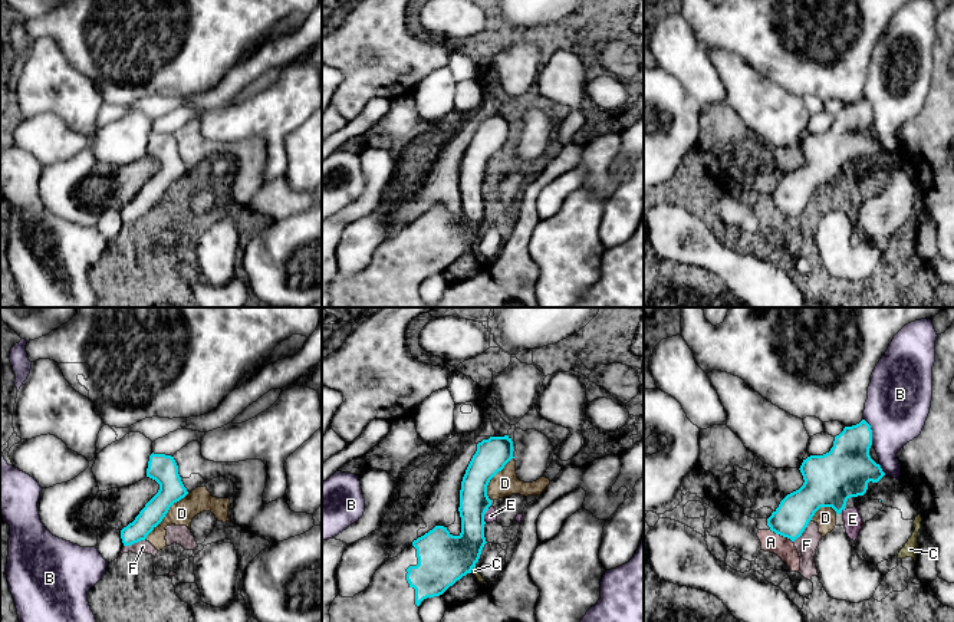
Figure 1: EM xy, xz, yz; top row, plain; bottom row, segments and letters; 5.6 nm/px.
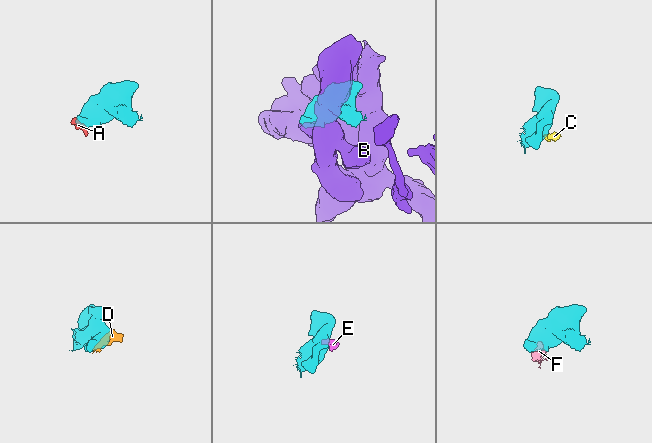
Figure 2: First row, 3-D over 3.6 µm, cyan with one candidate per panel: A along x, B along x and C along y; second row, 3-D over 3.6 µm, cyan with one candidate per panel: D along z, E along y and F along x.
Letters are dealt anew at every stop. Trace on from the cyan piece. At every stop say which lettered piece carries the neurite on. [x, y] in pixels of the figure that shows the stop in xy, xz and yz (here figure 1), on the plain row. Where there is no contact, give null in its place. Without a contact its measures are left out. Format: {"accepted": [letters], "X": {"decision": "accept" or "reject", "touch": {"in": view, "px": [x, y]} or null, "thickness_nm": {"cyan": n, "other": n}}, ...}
{"accepted": [], "A": {"decision": "reject", "touch": {"in": "yz", "px": [782, 213]}, "thickness_nm": {"cyan": 200, "other": 110}}, "B": {"decision": "reject", "touch": {"in": "yz", "px": [871, 109]}, "thickness_nm": {"cyan": 280, "other": 360}}, "C": {"decision": "reject", "touch": {"in": "xz", "px": [471, 247]}, "thickness_nm": {"cyan": 280, "other": 40}}, "D": {"decision": "reject", "touch": {"in": "xy", "px": [165, 191]}, "thickness_nm": {"cyan": 160, "other": 140}}, "E": {"decision": "reject", "touch": {"in": "xz", "px": [483, 194]}, "thickness_nm": {"cyan": 200, "other": 70}}, "F": {"decision": "reject", "touch": {"in": "yz", "px": [803, 209]}, "thickness_nm": {"cyan": 200, "other": 120}}}

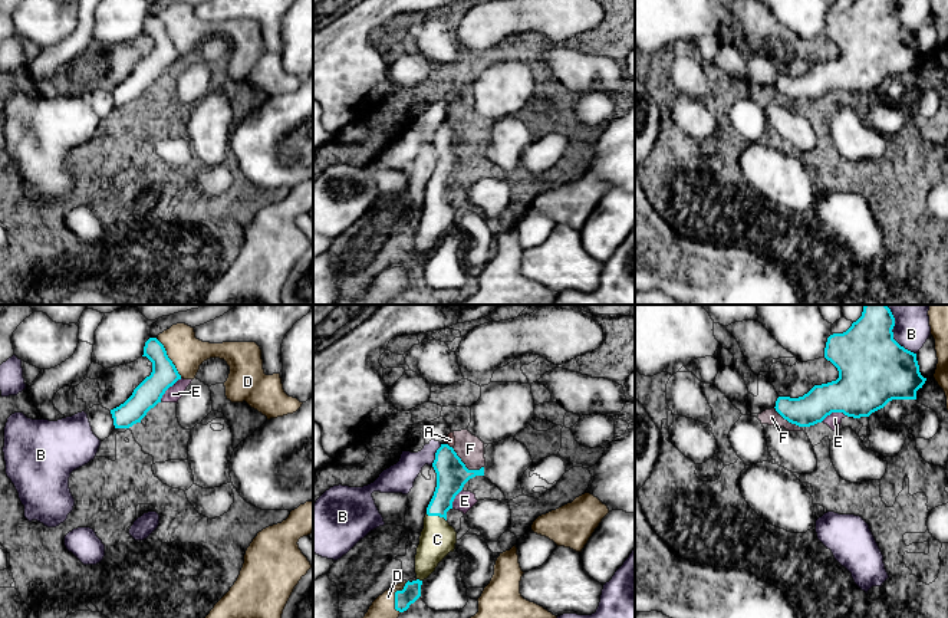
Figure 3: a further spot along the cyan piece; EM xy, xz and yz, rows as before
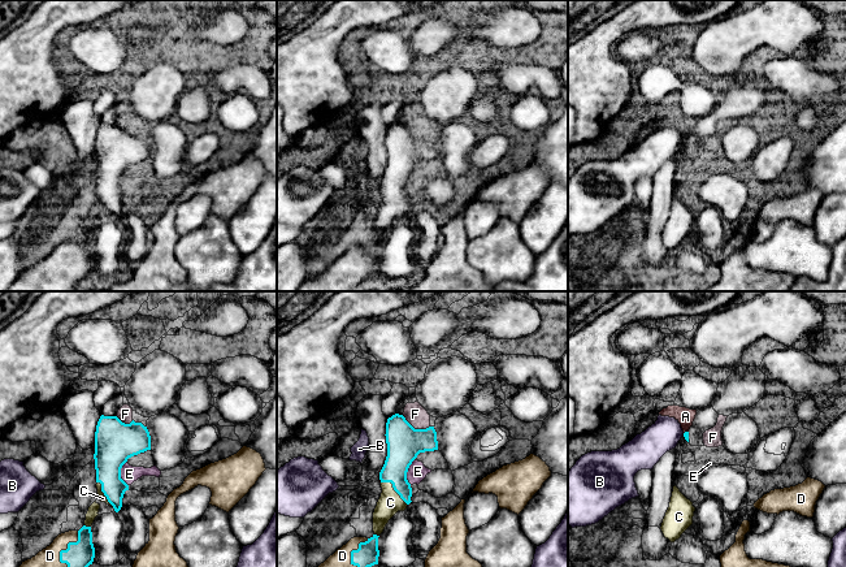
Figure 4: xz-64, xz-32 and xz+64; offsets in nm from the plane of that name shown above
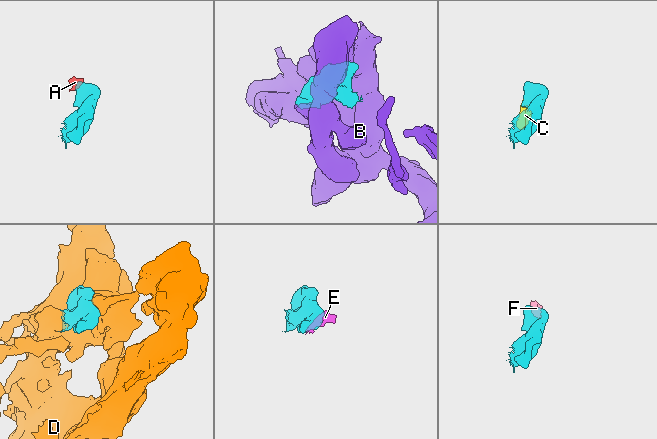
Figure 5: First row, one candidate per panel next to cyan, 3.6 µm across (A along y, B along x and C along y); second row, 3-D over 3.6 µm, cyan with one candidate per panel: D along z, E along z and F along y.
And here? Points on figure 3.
{"accepted": ["C", "D"], "A": {"decision": "reject", "touch": {"in": "xz", "px": [447, 122]}, "thickness_nm": {"cyan": 180, "other": 50}}, "B": {"decision": "reject", "touch": {"in": "yz", "px": [895, 19]}, "thickness_nm": {"cyan": 400, "other": 160}}, "C": {"decision": "accept", "touch": {"in": "xz", "px": [435, 193]}, "thickness_nm": {"cyan": 180, "other": 200}}, "D": {"decision": "accept", "touch": {"in": "xy", "px": [168, 36]}, "thickness_nm": {"cyan": 150, "other": 200}}, "E": {"decision": "reject", "touch": {"in": "yz", "px": [833, 89]}, "thickness_nm": {"cyan": 320, "other": 80}}, "F": {"decision": "reject", "touch": {"in": "xz", "px": [464, 144]}, "thickness_nm": {"cyan": 180, "other": 160}}}

